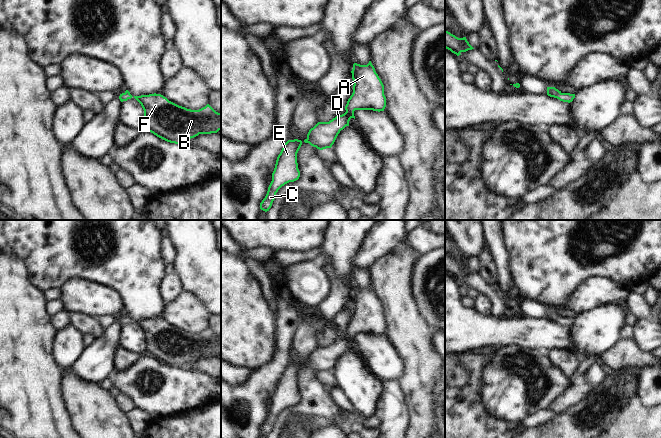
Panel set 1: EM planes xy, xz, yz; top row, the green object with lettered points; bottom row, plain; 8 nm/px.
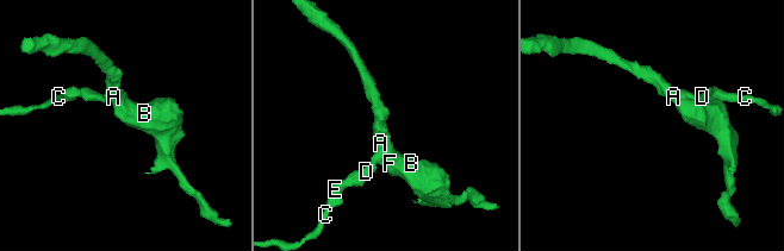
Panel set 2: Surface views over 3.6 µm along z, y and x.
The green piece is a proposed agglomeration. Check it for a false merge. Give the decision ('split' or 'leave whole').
leave whole

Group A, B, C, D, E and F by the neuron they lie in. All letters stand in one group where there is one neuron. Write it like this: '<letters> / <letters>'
A B C D E F

